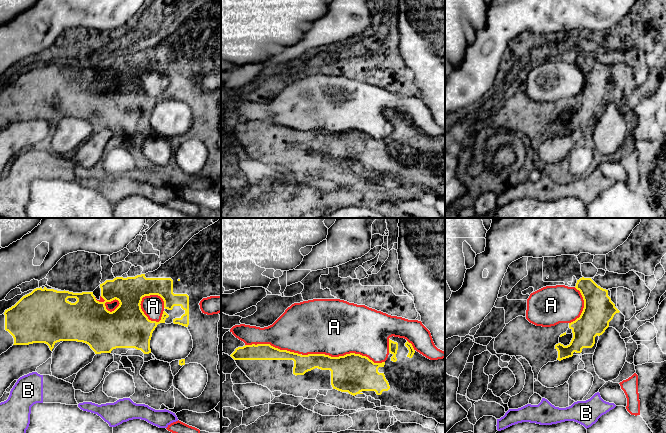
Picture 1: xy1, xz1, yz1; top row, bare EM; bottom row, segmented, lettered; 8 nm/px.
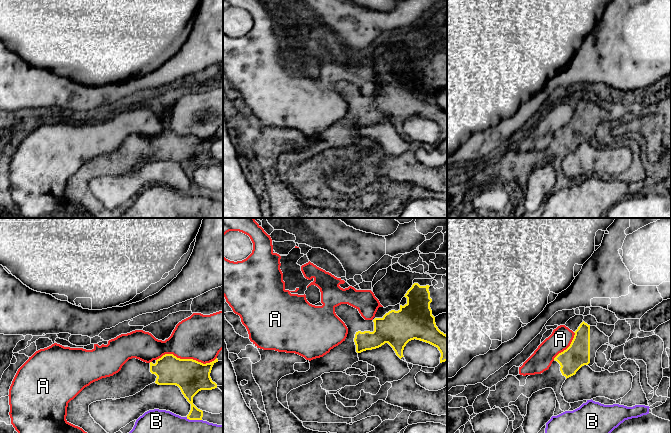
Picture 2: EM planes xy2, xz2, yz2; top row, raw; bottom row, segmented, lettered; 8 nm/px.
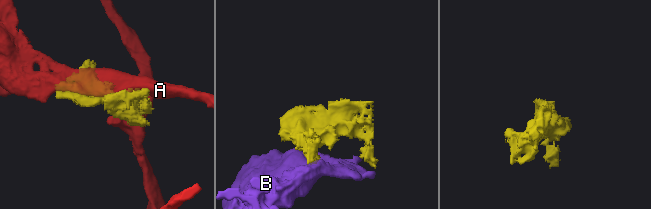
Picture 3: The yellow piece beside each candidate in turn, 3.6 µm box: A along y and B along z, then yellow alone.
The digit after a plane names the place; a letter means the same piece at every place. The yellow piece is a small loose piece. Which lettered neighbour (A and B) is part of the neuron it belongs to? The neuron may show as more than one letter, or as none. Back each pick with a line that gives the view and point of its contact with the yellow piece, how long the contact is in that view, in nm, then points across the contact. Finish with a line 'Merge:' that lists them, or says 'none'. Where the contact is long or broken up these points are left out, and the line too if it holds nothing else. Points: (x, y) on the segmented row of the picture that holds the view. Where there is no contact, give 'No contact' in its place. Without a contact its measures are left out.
Merge: none

